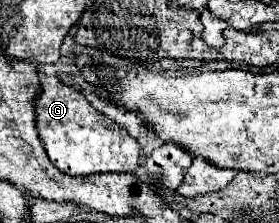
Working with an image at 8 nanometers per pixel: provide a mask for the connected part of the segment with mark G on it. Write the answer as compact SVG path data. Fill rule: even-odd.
M41 77L41 93L37 99L37 129L51 163L61 173L135 173L135 169L139 167L139 143L115 121L93 109L79 91L63 85L55 77Z

